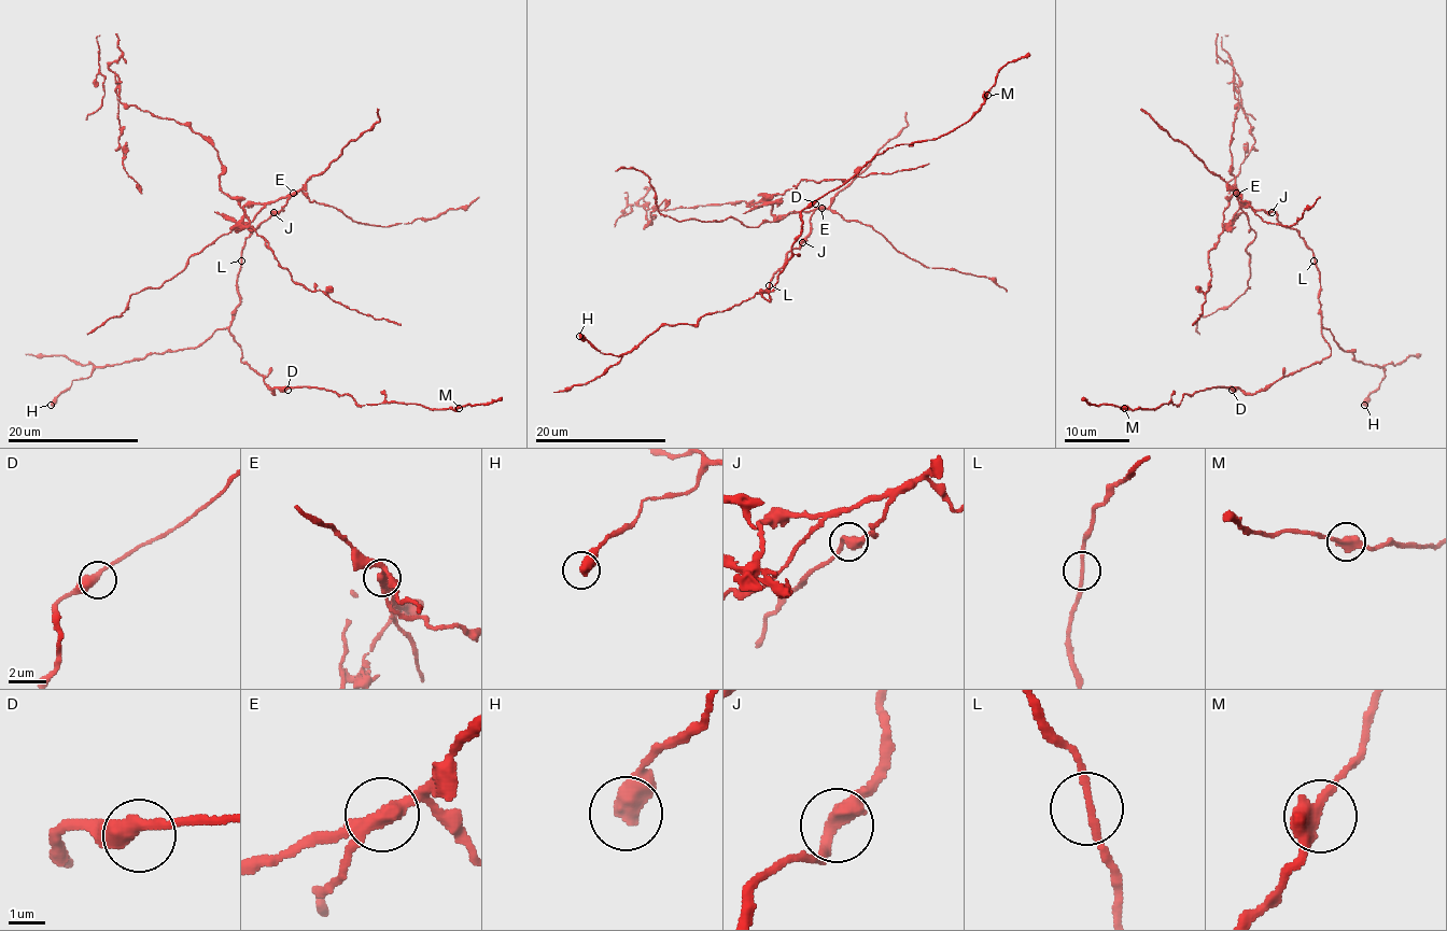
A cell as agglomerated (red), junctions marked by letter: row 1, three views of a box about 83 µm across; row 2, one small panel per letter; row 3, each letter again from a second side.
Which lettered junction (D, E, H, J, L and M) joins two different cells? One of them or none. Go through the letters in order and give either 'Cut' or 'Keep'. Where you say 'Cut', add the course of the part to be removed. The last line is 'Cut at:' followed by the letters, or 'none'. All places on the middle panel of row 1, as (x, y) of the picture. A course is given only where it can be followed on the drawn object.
D: Keep
E: Cut. Course of the part to remove: (822, 208), (774, 214), (774, 195), (748, 207), (739, 201), (651, 208), (646, 226), (651, 211), (670, 200)
H: Keep
J: Keep
L: Keep
M: Keep
Cut at: E

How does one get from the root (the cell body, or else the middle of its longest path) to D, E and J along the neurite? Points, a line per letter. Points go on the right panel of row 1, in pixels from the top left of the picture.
D: (1316, 261), (1320, 283), (1320, 334), (1330, 353), (1320, 362), (1292, 371), (1258, 391), (1232, 390)
E: (1316, 261), (1314, 252), (1292, 227), (1284, 226), (1273, 211), (1245, 208), (1237, 193)
J: (1316, 261), (1314, 252), (1300, 234), (1272, 212)

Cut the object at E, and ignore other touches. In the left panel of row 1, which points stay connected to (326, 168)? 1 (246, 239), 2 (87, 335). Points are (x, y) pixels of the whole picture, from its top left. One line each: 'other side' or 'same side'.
1: same side
2: other side

